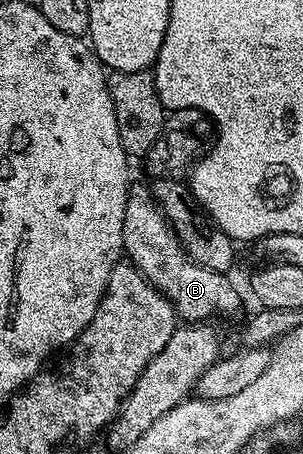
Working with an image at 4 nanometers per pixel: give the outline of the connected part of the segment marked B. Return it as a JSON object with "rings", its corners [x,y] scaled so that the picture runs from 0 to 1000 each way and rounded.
{"rings":[[[429,407],[426,432],[413,438],[406,467],[409,566],[449,586],[518,641],[558,659],[584,681],[587,703],[624,714],[716,705],[703,700],[769,700],[795,683],[795,648],[769,632],[752,601],[726,604],[696,590],[670,590],[614,562],[604,537],[571,509],[571,496],[545,478],[541,463],[505,438],[505,421],[488,407]]]}

